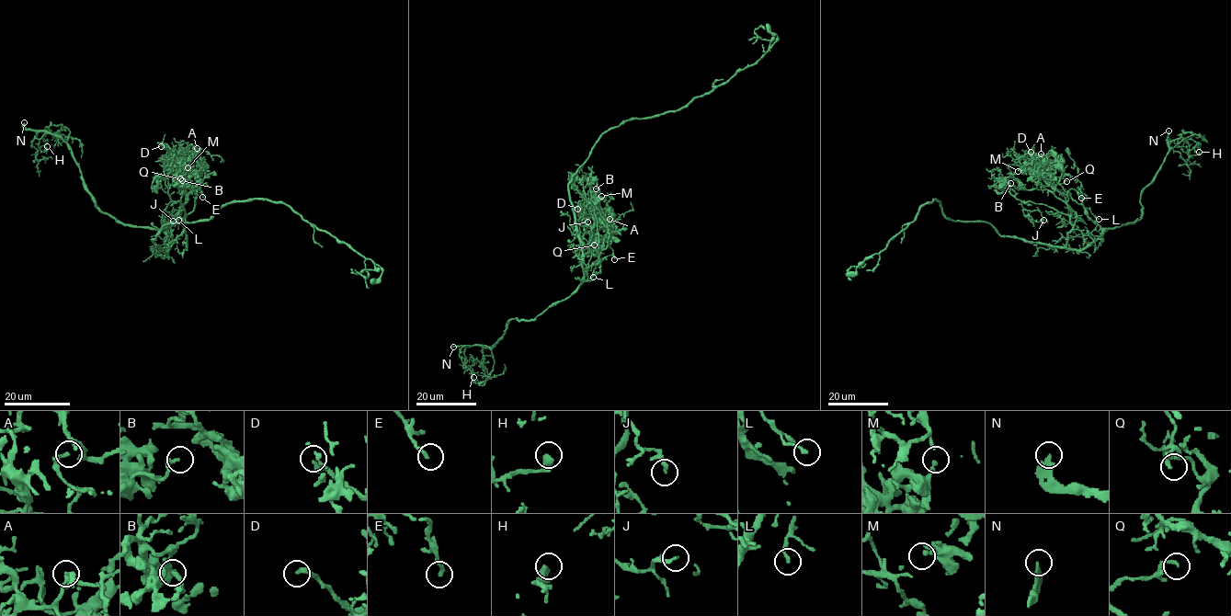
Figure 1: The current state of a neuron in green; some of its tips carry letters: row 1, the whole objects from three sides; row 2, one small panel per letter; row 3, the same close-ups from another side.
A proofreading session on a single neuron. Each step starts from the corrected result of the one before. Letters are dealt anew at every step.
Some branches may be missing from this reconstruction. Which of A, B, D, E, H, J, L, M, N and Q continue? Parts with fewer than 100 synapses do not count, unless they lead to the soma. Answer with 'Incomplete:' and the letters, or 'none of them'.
Incomplete: N

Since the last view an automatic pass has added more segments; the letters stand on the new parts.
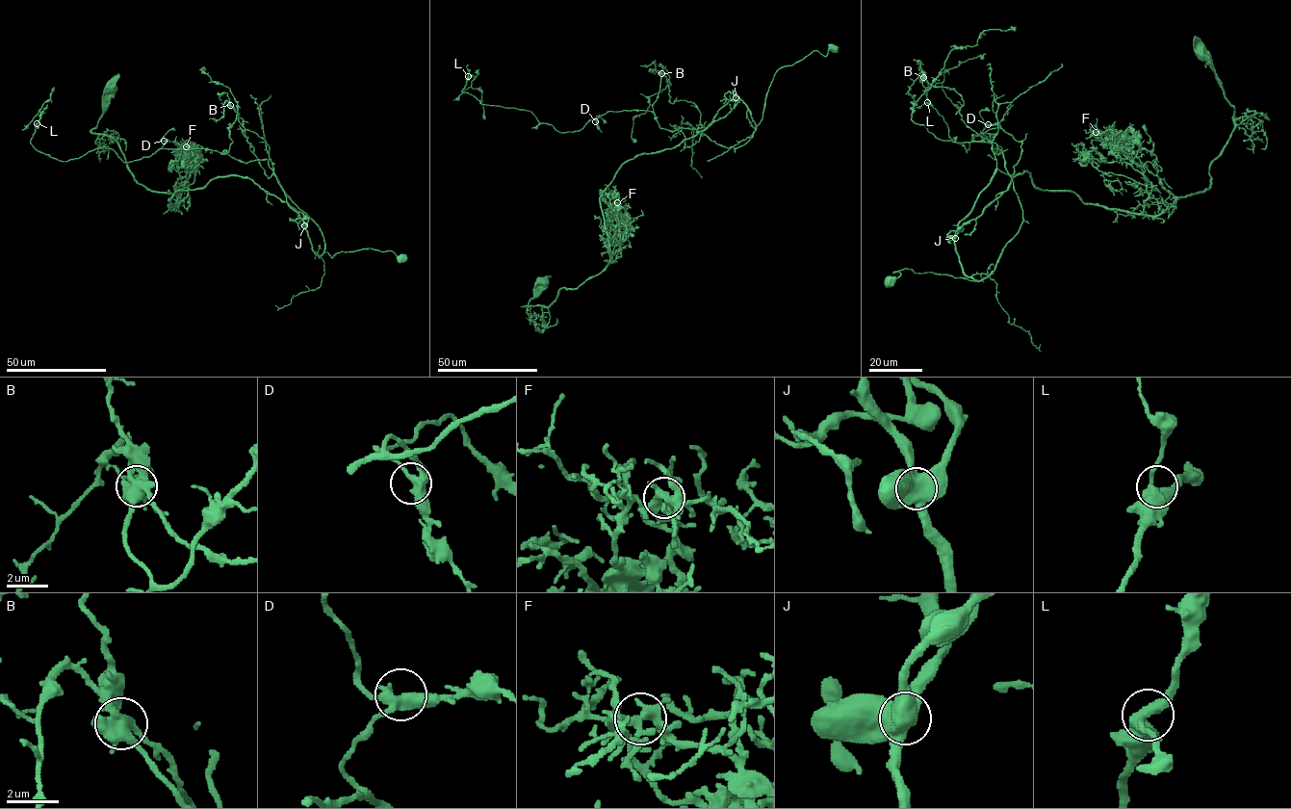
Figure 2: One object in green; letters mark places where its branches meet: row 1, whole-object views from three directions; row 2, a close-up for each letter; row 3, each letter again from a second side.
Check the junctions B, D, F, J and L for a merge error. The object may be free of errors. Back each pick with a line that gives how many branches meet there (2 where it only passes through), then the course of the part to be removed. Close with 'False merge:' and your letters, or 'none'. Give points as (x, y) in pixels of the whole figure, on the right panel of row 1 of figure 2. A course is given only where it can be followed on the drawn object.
J: branches 4; course (955, 238), (981, 280), (1023, 221), (972, 135), (999, 146), (967, 152), (927, 100), (985, 53)
False merge: J

